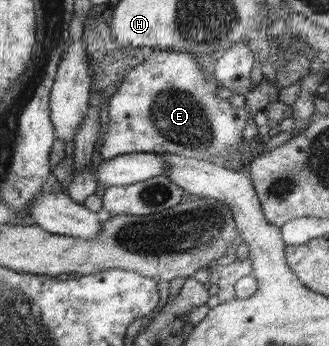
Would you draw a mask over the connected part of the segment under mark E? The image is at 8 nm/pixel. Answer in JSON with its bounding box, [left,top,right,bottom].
[97,51,246,168]

